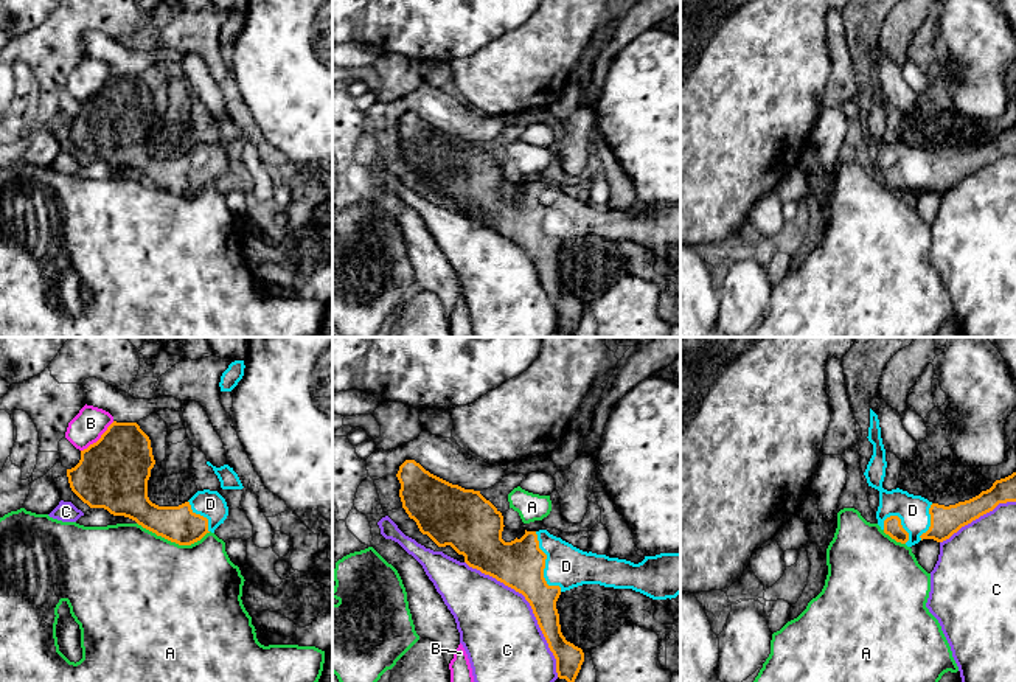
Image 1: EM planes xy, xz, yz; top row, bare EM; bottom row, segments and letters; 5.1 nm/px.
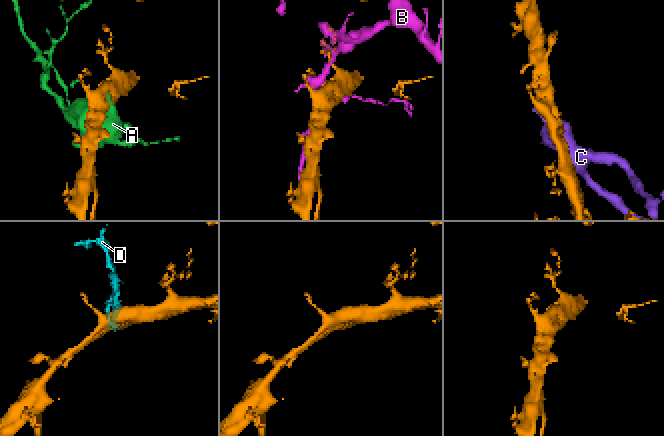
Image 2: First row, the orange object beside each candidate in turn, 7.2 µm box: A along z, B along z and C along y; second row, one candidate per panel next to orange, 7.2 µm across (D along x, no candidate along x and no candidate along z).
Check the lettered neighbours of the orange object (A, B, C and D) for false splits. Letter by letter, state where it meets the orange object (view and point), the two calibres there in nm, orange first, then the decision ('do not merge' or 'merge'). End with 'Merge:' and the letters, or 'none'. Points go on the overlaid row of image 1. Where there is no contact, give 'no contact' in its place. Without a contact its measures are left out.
A: contact xy (174, 541); calibres 190 and 480 nm; do not merge
B: contact xy (100, 438); calibres 360 and 170 nm; do not merge
C: contact xz (532, 608); calibres 260 and 400 nm; do not merge
D: contact xz (544, 566); calibres 260 and 220 nm; merge
Merge: D

